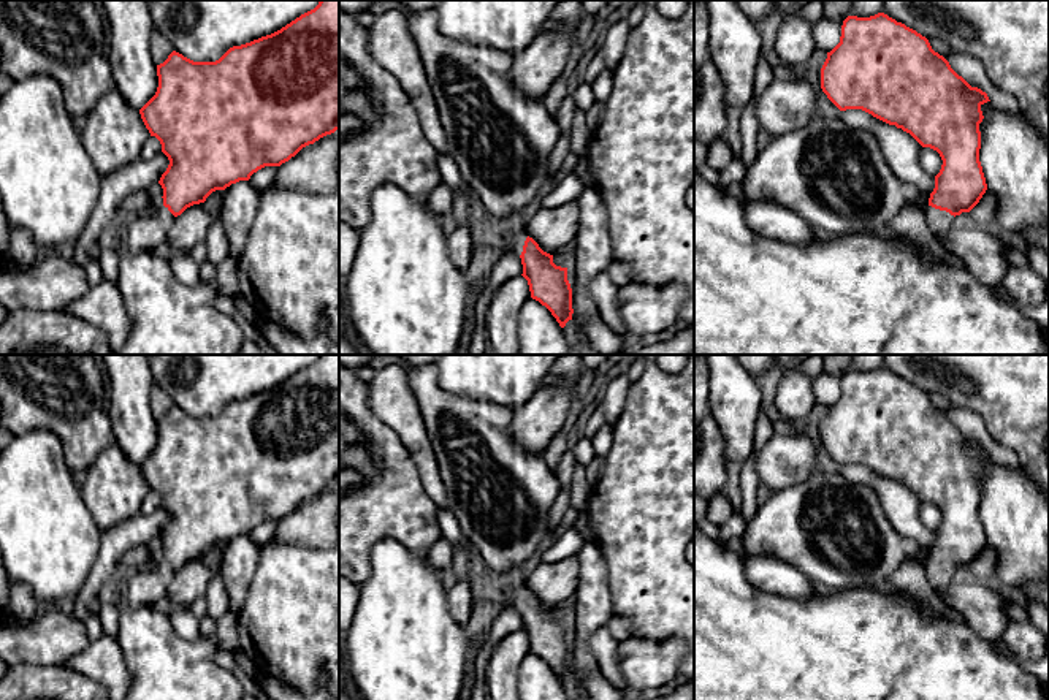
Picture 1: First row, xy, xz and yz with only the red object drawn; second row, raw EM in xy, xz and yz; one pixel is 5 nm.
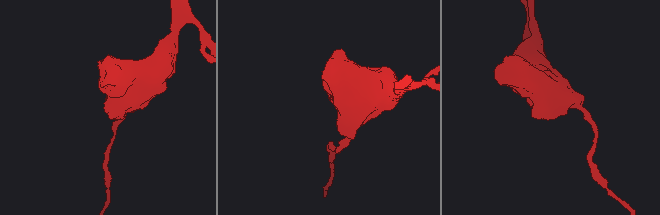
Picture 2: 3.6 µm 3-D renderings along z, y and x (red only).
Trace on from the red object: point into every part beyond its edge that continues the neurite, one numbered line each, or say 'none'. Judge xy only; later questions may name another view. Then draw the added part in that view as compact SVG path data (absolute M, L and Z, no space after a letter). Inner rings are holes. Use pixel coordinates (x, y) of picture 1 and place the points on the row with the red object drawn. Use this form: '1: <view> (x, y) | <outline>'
1: xy (146, 232) | M165 206L151 214L127 219L122 223L122 233L128 255L154 250L157 245L166 242L166 234L174 219Z

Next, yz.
1: yz (937, 220) | M932 206L925 207L925 220L933 234L949 228L954 223L954 215L946 211L935 209Z

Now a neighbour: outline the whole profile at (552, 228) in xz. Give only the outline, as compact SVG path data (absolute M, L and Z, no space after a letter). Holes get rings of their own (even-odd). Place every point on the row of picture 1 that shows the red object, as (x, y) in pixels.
M569 201L558 207L534 206L526 233L544 252L556 255L577 238L578 223L578 201Z

